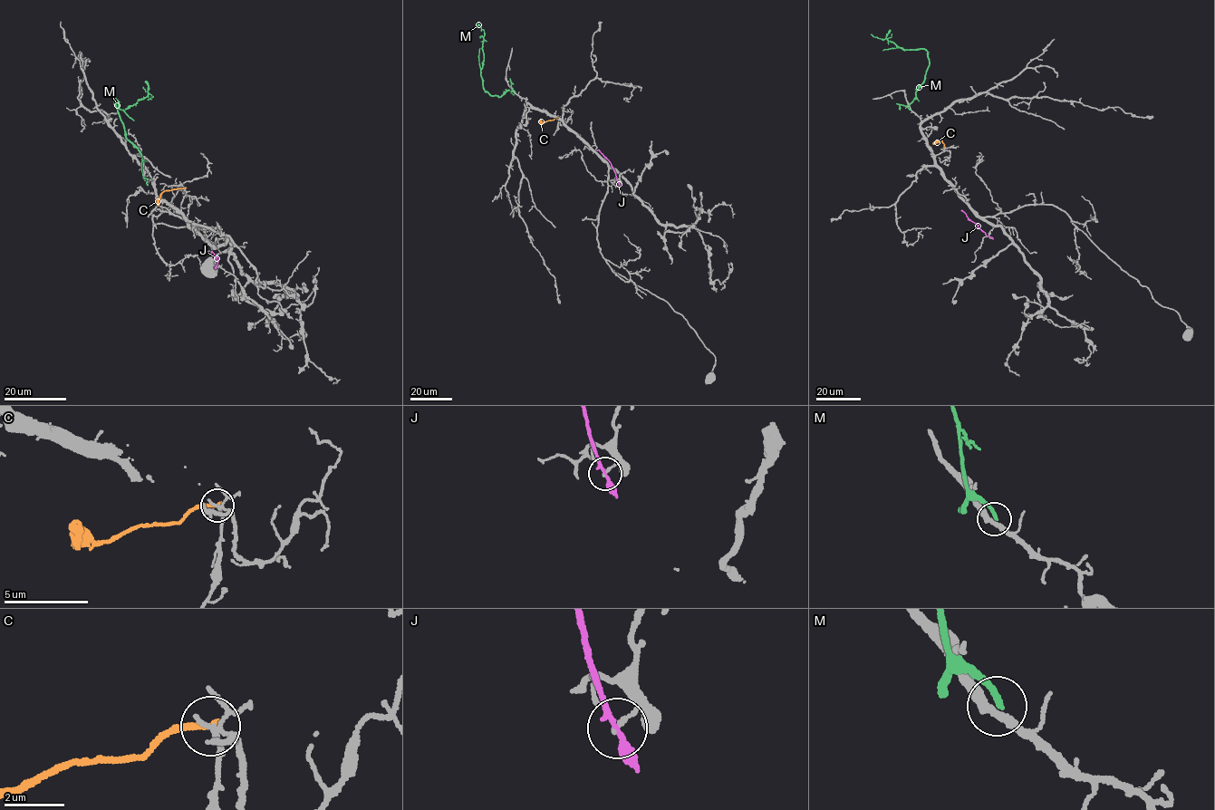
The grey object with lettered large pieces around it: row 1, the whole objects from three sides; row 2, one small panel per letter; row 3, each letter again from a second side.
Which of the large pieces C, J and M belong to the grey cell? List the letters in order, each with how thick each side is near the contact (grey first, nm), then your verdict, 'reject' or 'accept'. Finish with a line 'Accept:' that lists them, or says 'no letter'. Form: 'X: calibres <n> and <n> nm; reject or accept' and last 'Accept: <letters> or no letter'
C: calibres 130 and 220 nm; reject
J: calibres 140 and 240 nm; reject
M: calibres 280 and 220 nm; reject
Accept: no letter

